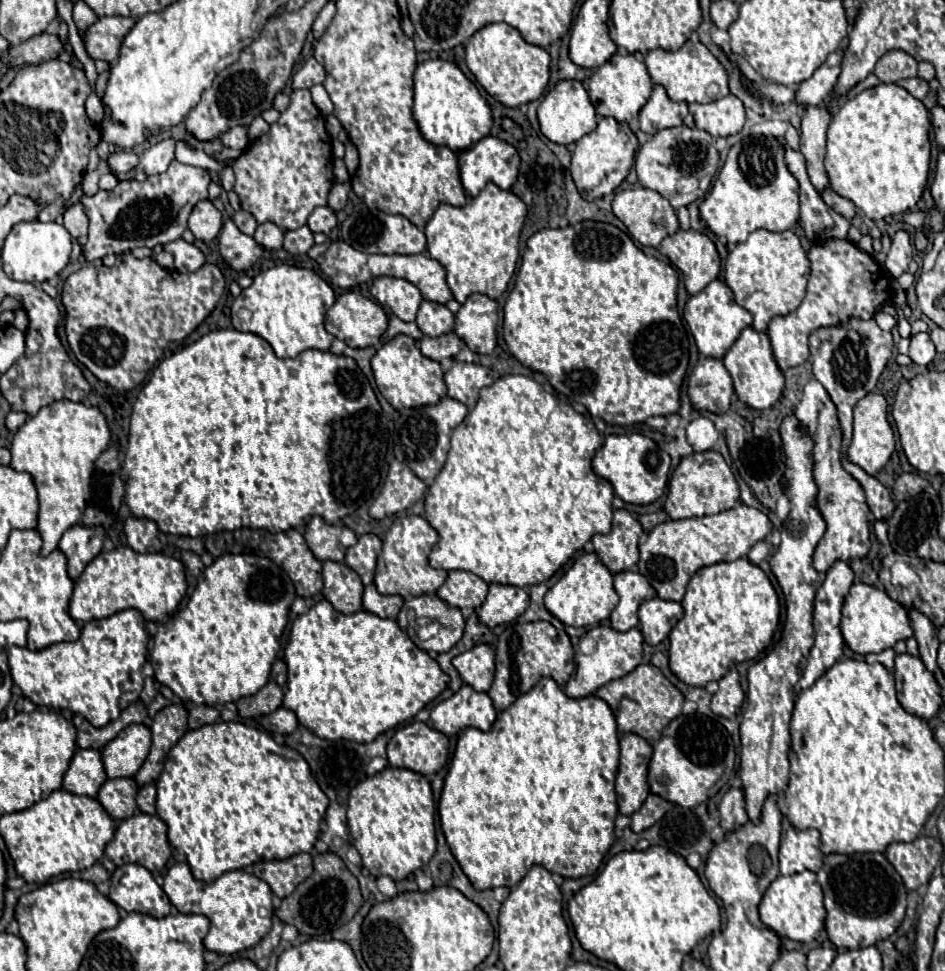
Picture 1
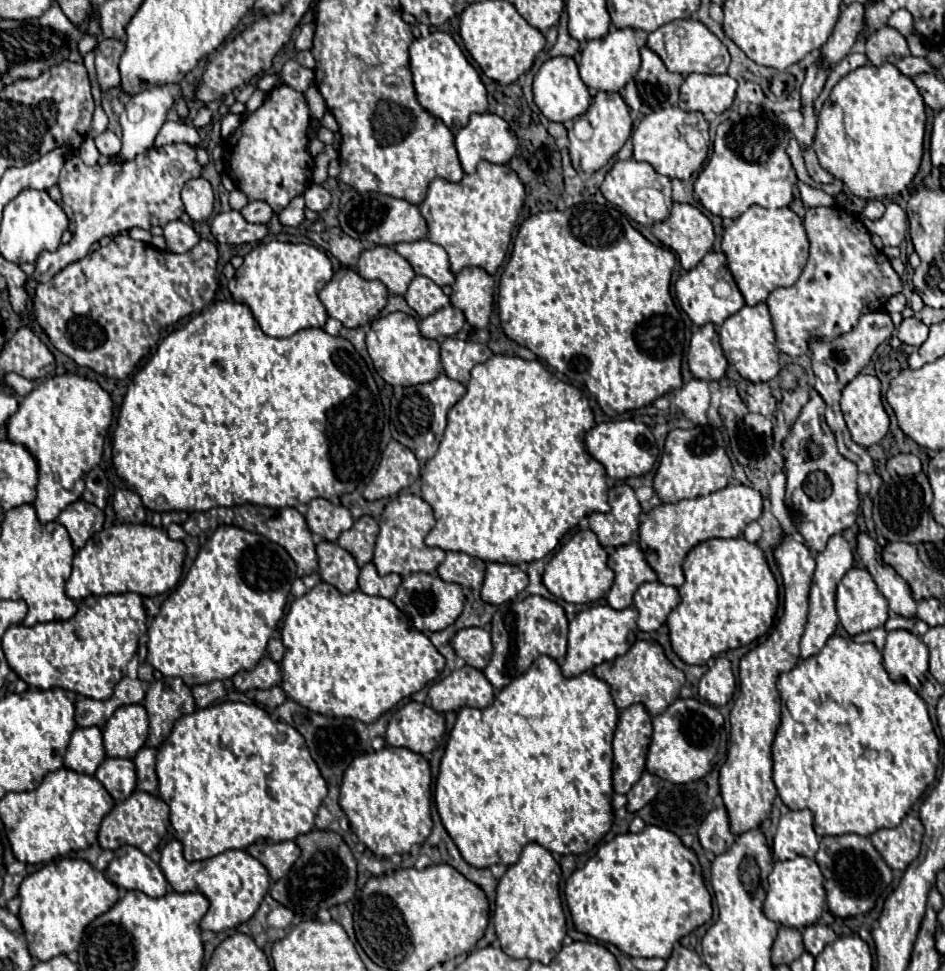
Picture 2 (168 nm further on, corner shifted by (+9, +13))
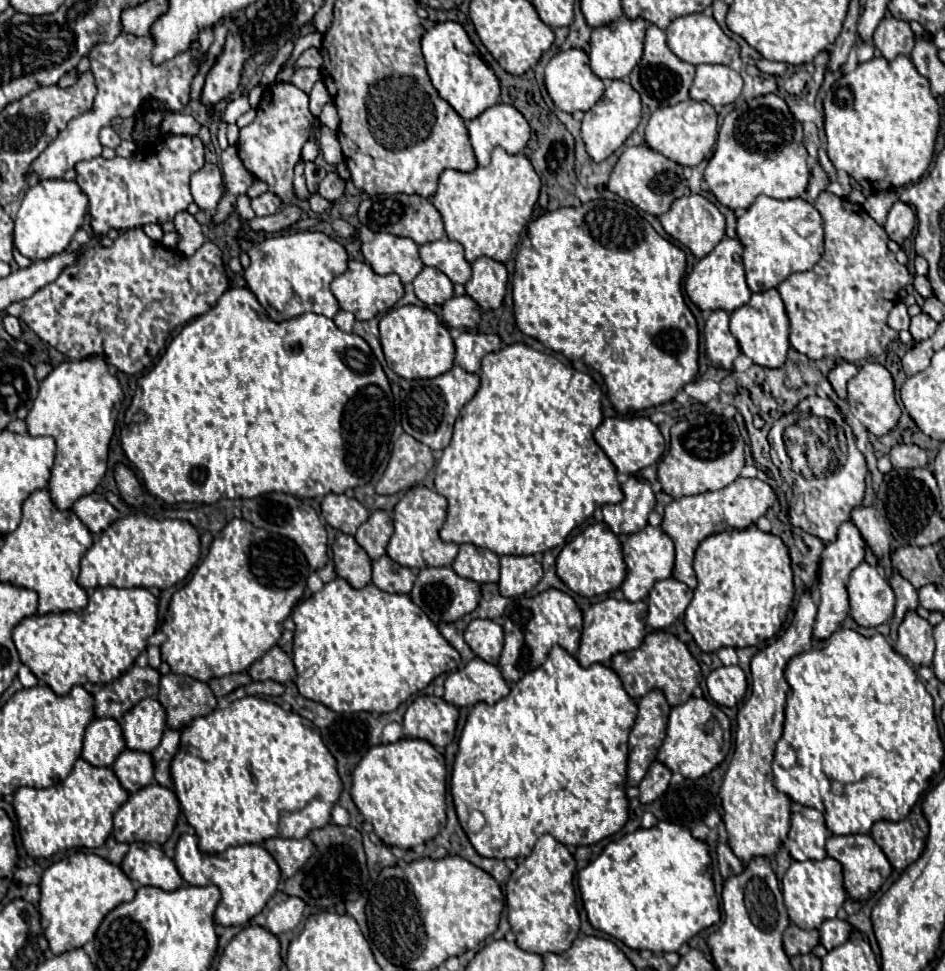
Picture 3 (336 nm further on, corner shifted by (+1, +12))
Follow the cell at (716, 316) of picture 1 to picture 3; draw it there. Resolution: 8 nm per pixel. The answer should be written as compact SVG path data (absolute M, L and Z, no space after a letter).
M724 238L716 248L698 260L688 274L684 282L684 290L688 298L700 308L700 310L724 310L724 312L734 312L740 306L744 306L752 292L748 290L746 278L744 278L744 264L742 264L742 244L738 240Z

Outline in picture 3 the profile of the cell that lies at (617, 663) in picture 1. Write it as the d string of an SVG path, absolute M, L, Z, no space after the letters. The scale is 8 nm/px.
M606 598L596 602L584 612L584 630L580 640L580 650L576 654L582 668L592 664L610 662L618 652L636 650L644 636L646 636L646 604L644 602L628 602L628 600L614 600Z

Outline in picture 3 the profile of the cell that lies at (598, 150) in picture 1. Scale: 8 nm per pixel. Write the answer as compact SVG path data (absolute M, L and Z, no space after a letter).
M624 80L606 82L604 96L582 118L580 134L590 158L594 162L604 162L608 156L612 156L626 142L626 138L636 130L640 118L642 118L642 104L638 92Z

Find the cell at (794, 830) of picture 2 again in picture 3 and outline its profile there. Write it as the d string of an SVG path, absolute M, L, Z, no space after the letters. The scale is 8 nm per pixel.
M802 808L802 812L792 814L786 848L796 860L822 860L826 858L824 842L828 834L824 814L816 808Z

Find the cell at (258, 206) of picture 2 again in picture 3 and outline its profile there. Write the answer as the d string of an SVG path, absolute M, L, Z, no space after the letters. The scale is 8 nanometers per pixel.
M266 192L264 196L258 196L252 200L252 210L256 212L256 216L270 216L270 214L276 214L280 210L282 202L276 194L272 192Z

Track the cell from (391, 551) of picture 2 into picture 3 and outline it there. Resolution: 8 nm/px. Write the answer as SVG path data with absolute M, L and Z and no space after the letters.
M424 486L410 488L404 498L394 506L394 534L388 542L386 554L406 568L428 568L428 566L452 566L458 554L458 544L446 544L438 532L446 520L446 498Z

